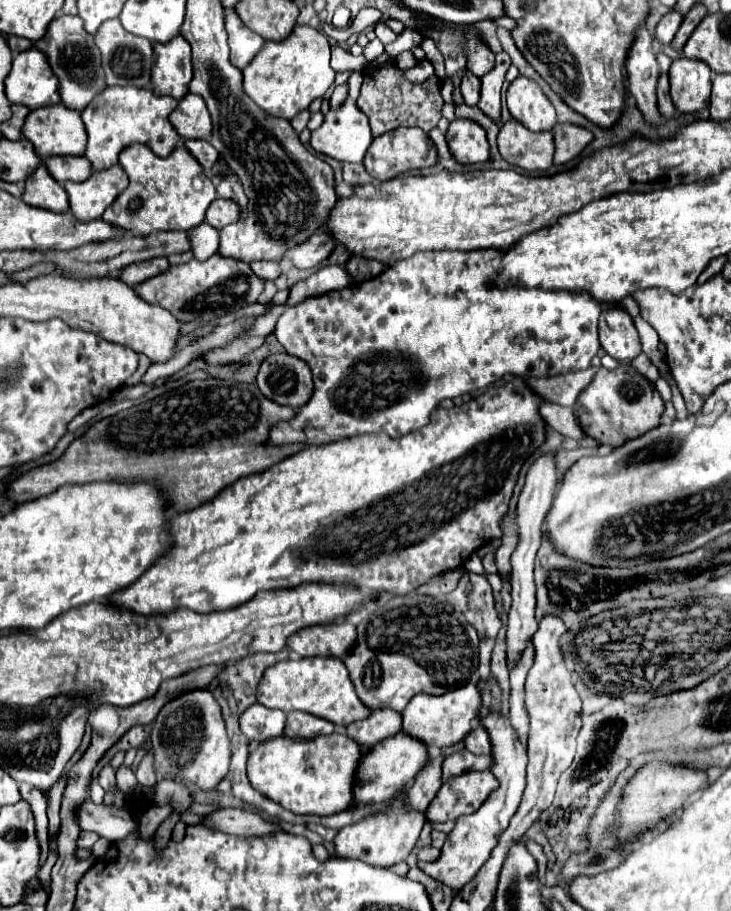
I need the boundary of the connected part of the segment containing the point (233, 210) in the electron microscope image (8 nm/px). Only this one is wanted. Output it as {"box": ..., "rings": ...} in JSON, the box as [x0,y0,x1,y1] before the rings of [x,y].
{"box":[206,198,240,230],"rings":[[[218,198],[210,204],[210,208],[206,210],[206,222],[212,224],[216,230],[222,230],[224,226],[232,224],[232,222],[238,222],[240,220],[240,208],[234,200],[224,200],[224,198]]]}

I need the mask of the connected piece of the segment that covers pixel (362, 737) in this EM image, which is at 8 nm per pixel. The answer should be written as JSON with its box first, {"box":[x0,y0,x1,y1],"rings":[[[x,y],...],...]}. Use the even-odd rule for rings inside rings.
{"box":[346,708,402,748],"rings":[[[390,708],[374,710],[368,718],[358,720],[346,728],[348,736],[362,748],[370,748],[384,738],[390,738],[402,730],[402,714]]]}

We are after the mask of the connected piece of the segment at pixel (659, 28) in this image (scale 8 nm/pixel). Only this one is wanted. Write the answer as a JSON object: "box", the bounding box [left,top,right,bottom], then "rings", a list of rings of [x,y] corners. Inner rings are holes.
{"box":[654,10,682,44],"rings":[[[670,10],[670,12],[664,14],[662,20],[656,24],[656,30],[654,30],[656,40],[662,42],[662,44],[670,44],[680,24],[682,24],[682,14],[676,12],[676,10]]]}

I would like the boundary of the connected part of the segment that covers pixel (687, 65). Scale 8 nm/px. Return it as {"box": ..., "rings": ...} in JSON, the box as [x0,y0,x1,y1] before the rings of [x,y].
{"box":[668,56,710,112],"rings":[[[686,56],[676,58],[668,70],[670,96],[680,112],[698,112],[708,106],[710,100],[710,68],[702,60],[690,60]]]}

